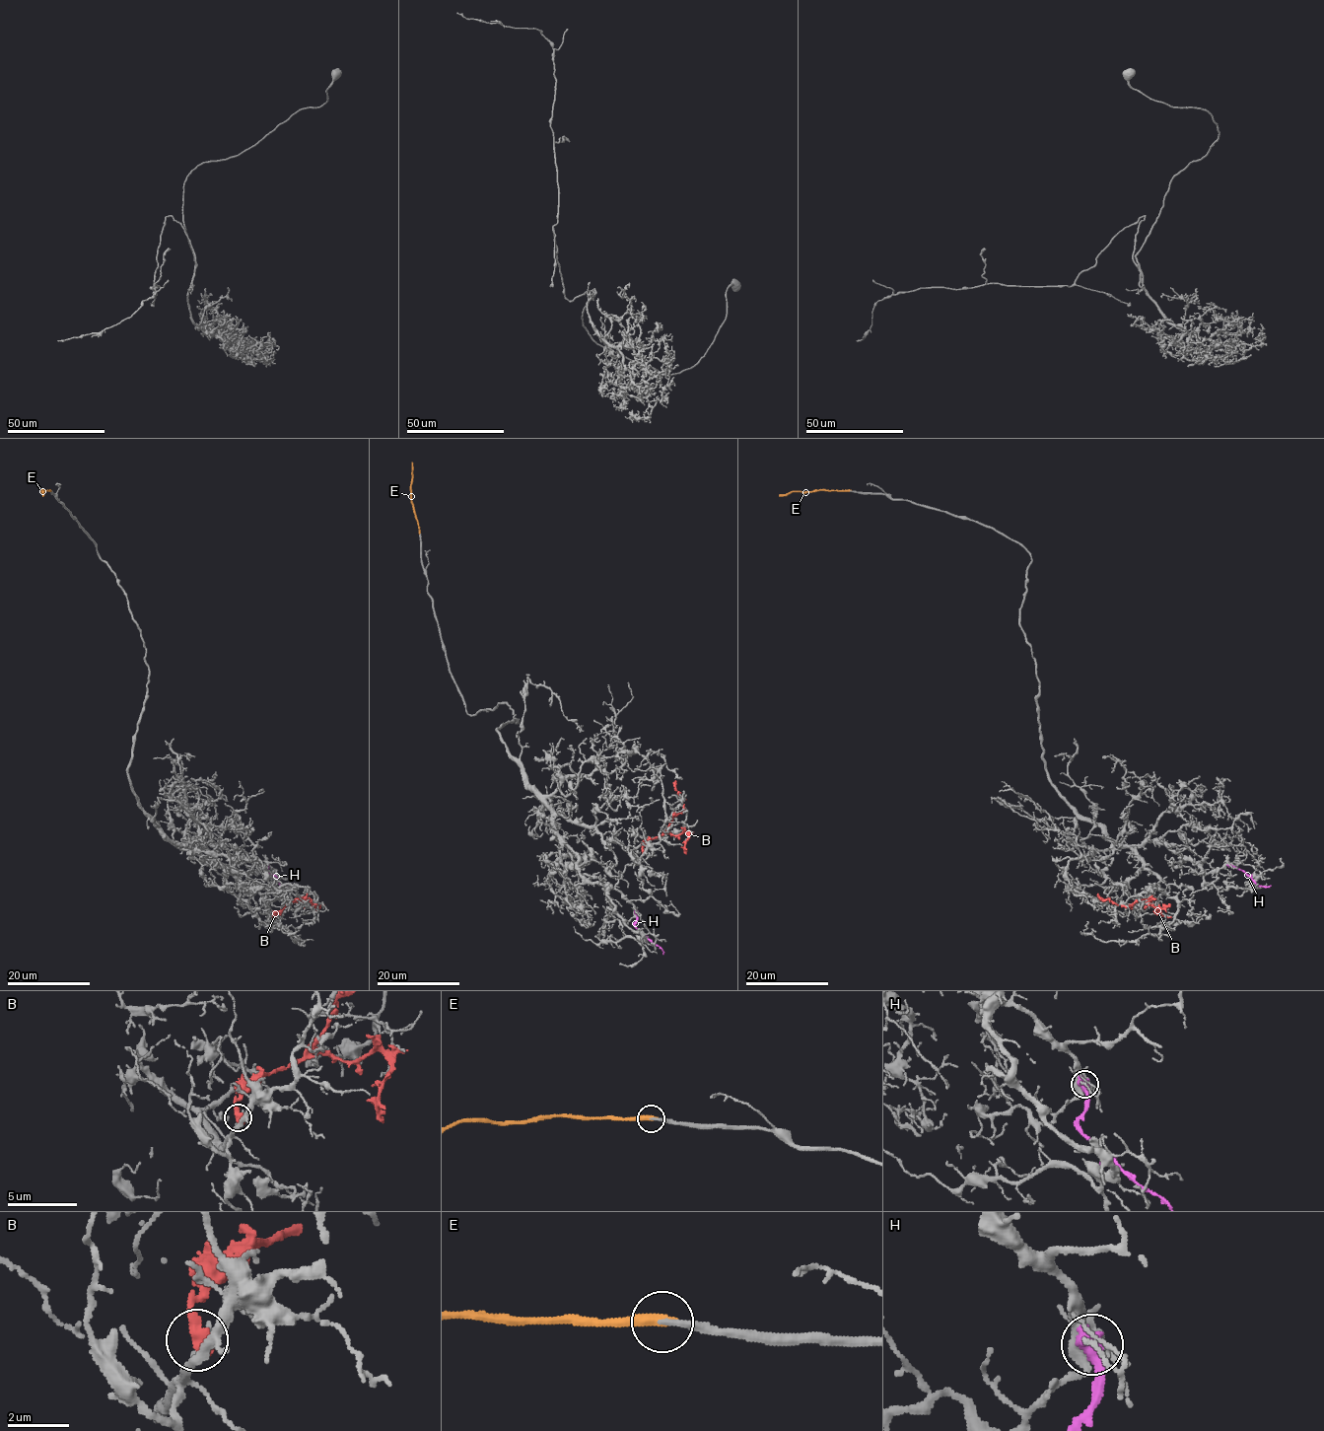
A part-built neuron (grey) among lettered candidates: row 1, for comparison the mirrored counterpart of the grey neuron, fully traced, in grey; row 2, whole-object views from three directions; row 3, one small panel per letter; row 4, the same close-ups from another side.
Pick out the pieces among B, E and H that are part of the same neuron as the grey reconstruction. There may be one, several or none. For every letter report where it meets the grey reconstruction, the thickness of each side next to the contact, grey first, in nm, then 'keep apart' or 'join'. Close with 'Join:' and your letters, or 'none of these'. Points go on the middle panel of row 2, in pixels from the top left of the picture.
B: meets grey at (643, 852); 200 nm thick on the grey side, 400 nm on the other; keep apart
E: meets grey at (419, 533); 200 nm thick on the grey side, 360 nm on the other; join
H: meets grey at (636, 912); 380 nm thick on the grey side, 480 nm on the other; keep apart
Join: E

